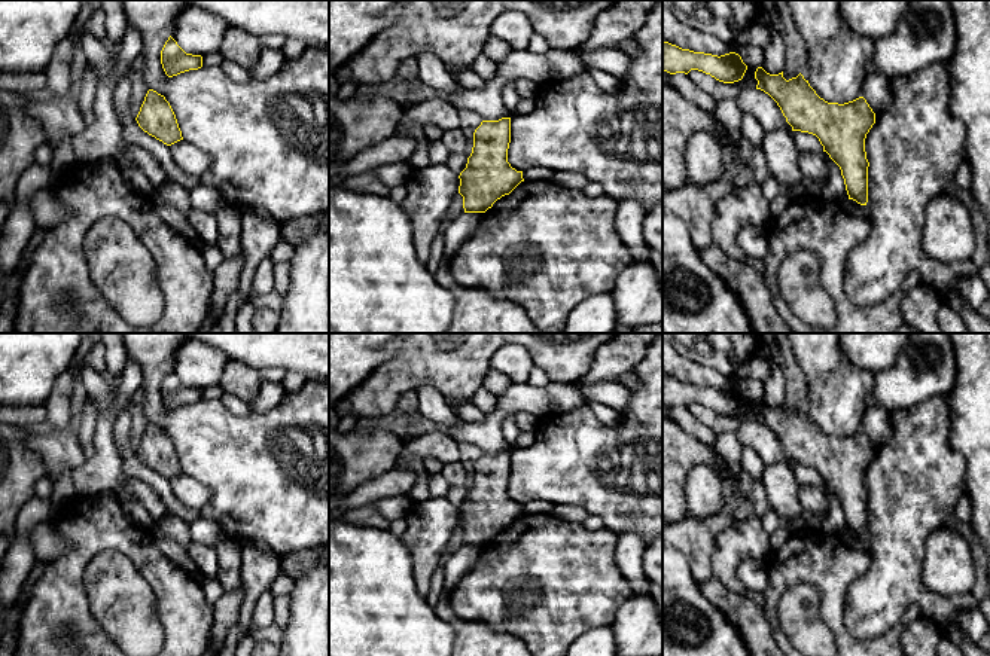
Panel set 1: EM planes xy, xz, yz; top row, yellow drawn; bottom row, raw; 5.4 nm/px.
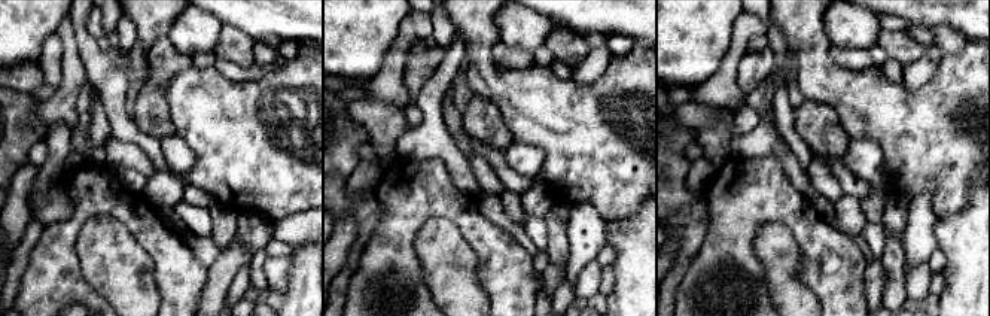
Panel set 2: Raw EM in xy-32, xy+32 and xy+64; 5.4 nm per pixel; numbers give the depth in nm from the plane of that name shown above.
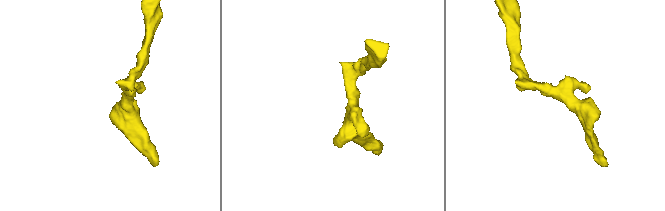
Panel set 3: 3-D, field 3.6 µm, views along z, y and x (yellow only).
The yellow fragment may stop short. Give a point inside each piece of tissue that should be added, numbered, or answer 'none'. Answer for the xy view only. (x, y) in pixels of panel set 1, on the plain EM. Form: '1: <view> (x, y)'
none

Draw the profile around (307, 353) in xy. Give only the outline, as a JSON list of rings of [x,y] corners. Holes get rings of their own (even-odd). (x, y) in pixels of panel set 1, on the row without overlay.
[[[183,333],[188,339],[197,339],[214,350],[220,350],[228,358],[246,363],[249,367],[281,369],[299,372],[307,378],[329,381],[329,333]]]

